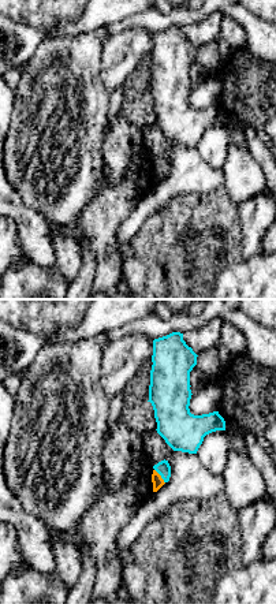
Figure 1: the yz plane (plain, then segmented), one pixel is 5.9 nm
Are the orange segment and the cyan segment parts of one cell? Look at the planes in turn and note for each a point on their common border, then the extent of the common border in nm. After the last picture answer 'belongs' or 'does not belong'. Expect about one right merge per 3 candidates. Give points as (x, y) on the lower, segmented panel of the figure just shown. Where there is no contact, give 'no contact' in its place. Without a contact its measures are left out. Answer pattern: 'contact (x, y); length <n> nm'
contact (160, 476); length 110 nm

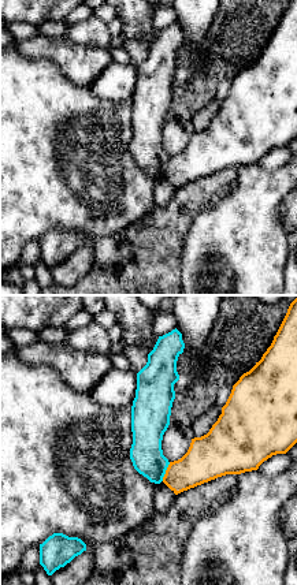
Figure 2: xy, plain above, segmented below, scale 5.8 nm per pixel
contact (166, 472); length 120 nm

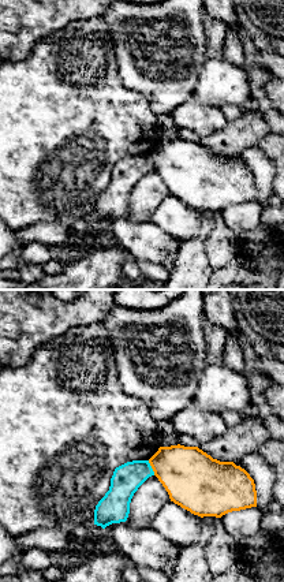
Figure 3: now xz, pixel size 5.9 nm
contact (152, 467); length 100 nm

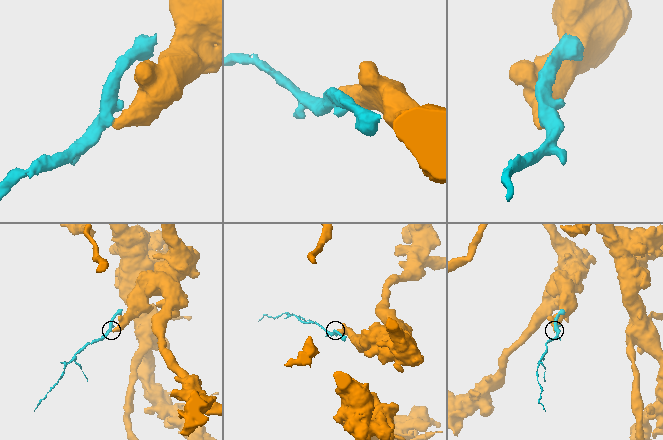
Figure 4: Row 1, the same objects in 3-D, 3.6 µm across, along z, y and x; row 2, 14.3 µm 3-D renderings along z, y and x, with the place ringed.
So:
does not belong

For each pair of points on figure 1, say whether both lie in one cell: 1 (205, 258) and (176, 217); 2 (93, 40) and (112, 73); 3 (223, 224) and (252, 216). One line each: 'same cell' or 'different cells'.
1: same cell
2: different cells
3: different cells

